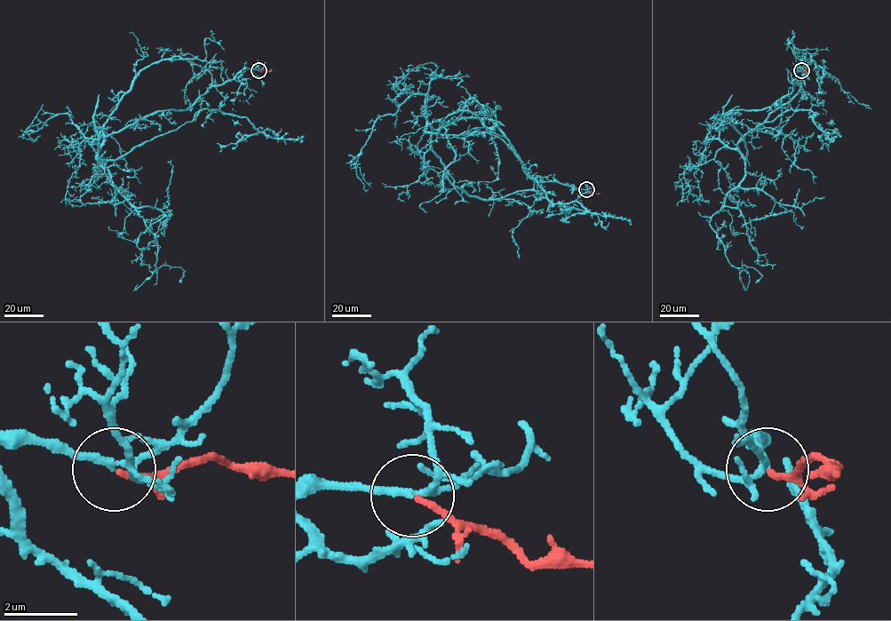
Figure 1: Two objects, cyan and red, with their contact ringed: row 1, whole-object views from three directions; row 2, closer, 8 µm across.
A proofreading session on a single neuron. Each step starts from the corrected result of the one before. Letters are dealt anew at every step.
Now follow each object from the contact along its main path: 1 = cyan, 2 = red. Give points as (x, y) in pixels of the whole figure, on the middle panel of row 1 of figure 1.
1: (586, 190), (536, 181), (486, 119), (425, 129), (498, 136), (552, 202), (578, 202), (591, 212), (632, 225)
2: (586, 190), (600, 194)

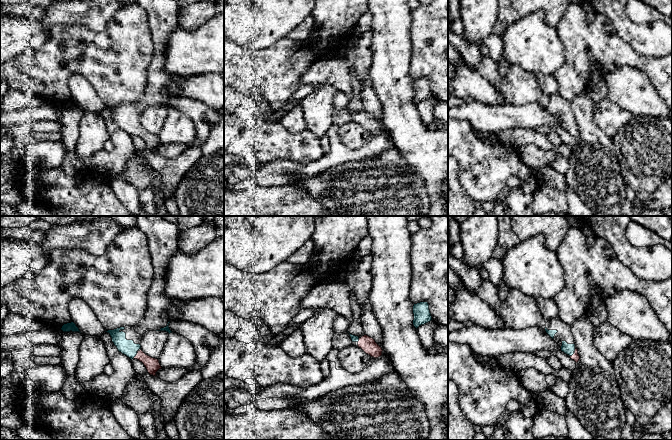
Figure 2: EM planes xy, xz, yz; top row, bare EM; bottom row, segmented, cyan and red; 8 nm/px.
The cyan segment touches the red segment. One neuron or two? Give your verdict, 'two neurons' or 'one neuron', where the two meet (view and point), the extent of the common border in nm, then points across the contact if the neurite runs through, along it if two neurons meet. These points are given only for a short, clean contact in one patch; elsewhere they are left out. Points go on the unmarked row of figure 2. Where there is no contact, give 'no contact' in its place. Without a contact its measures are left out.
one neuron; meets cyan in yz at (572, 130); contact 50 nm long; runs through yz (568, 125), (572, 130), (575, 132)

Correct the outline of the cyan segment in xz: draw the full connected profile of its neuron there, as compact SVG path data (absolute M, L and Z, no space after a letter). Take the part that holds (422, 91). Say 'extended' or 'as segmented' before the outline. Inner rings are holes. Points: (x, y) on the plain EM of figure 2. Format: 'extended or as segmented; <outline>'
as segmented; M420 78L413 82L413 101L417 105L419 102L430 98L432 95L428 78Z

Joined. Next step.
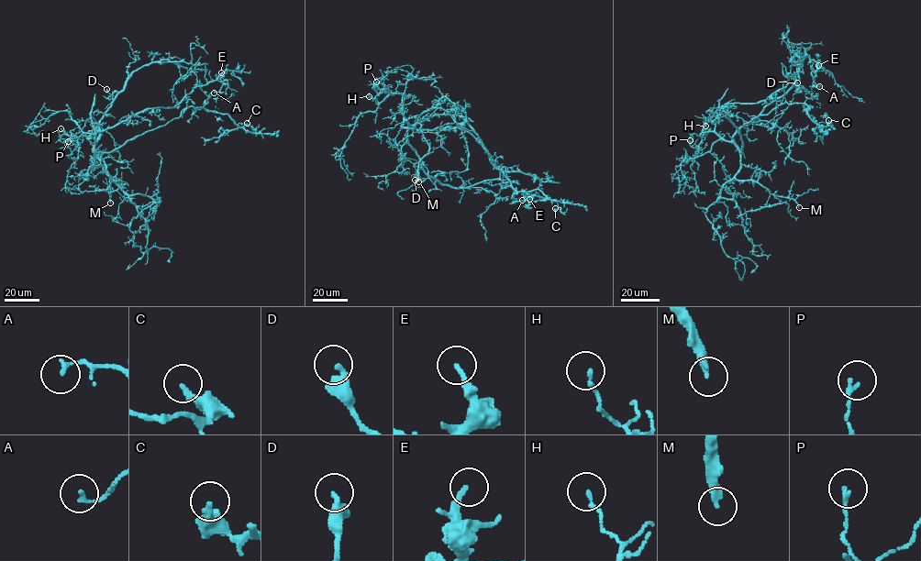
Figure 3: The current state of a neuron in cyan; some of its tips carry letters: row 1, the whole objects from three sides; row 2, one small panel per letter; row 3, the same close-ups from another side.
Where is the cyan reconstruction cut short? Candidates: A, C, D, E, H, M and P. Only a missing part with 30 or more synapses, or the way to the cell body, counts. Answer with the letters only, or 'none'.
M

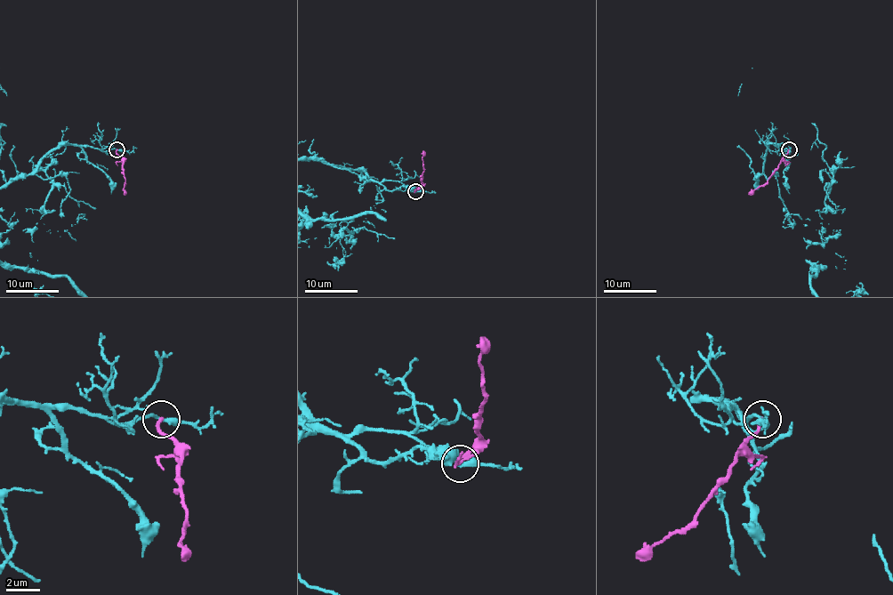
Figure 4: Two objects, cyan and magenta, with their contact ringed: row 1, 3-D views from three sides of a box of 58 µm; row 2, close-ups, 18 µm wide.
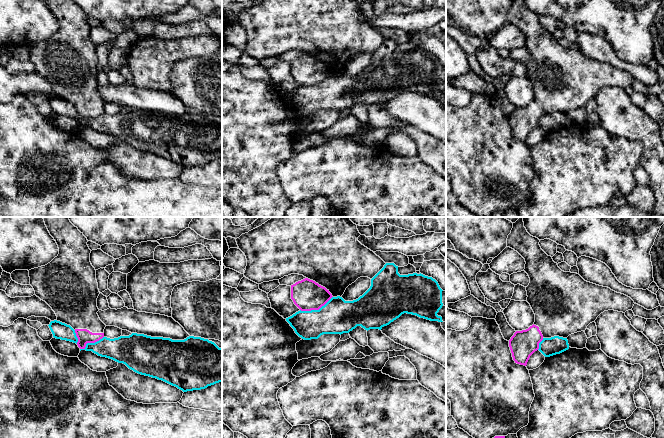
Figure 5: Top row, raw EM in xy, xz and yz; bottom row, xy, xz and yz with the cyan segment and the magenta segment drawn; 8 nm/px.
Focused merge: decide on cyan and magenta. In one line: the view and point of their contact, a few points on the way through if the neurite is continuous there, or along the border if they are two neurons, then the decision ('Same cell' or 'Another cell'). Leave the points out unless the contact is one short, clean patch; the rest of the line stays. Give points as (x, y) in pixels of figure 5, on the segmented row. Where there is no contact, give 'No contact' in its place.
Touches cyan at xz (316, 310). Boundary: xz (332, 296), (318, 309), (300, 310). Another cell

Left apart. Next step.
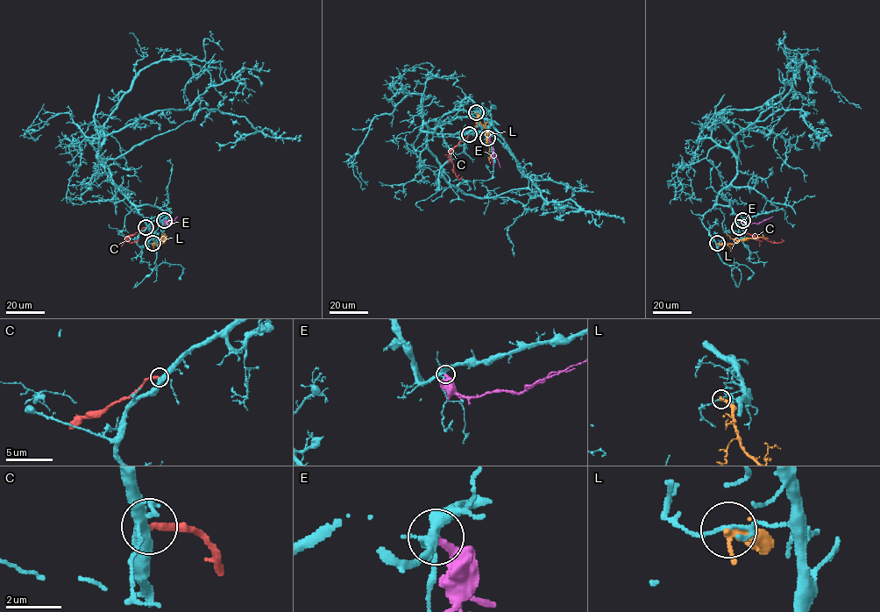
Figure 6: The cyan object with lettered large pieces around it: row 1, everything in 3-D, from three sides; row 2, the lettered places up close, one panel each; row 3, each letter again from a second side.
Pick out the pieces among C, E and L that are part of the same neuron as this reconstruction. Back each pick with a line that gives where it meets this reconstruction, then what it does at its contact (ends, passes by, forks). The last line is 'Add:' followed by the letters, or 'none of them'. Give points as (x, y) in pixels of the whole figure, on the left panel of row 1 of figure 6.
C: (145, 227) | it ends
Add: C

